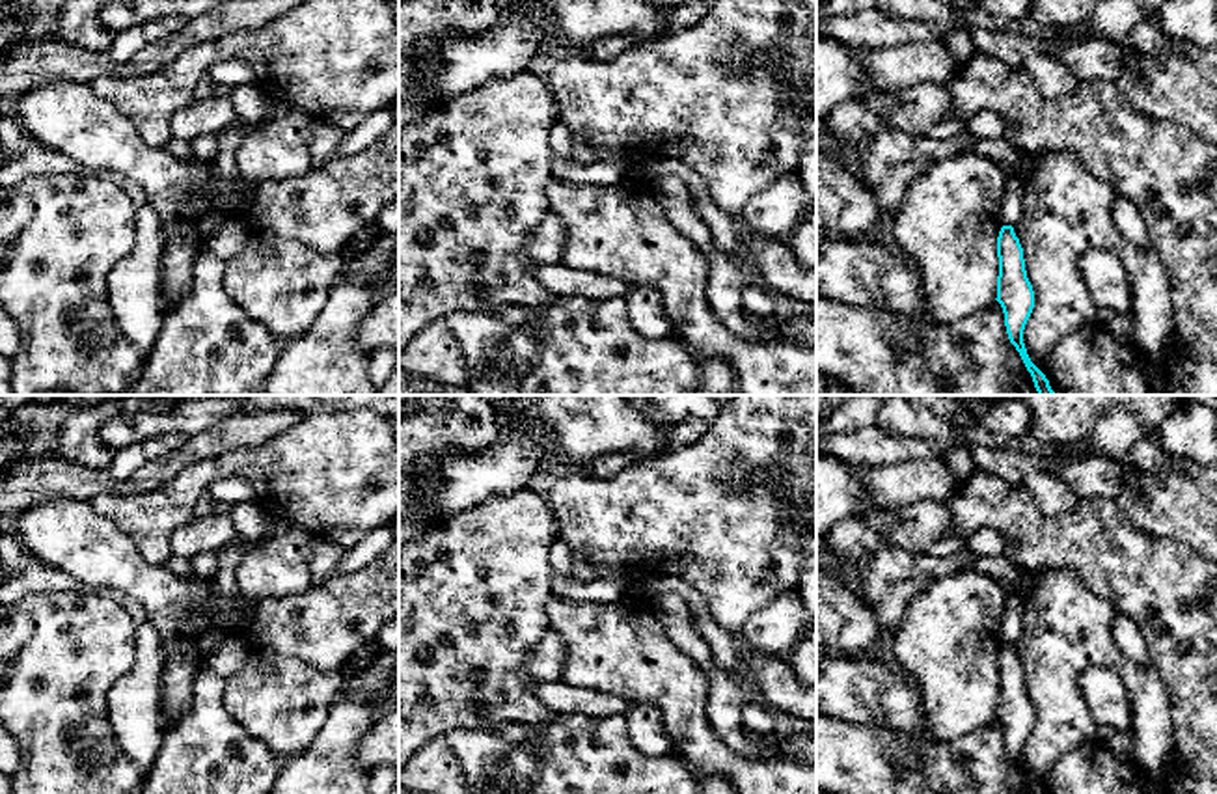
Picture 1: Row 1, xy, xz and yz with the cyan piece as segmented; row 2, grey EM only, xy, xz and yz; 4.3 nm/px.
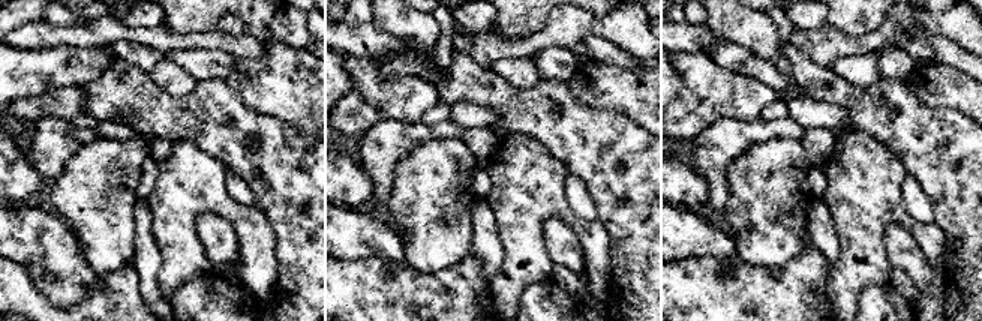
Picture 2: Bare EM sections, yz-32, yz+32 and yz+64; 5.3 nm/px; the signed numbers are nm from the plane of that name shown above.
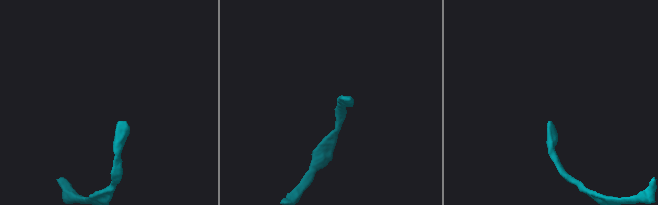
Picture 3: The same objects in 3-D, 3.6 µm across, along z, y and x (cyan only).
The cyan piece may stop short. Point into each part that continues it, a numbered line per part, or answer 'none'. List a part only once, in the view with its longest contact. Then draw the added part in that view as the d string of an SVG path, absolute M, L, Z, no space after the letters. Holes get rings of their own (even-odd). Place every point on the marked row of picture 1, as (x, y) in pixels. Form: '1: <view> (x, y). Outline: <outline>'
none

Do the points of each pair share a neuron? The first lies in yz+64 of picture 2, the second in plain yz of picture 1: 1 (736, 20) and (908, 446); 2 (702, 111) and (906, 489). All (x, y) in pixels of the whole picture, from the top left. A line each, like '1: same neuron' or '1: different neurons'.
1: different neurons
2: different neurons

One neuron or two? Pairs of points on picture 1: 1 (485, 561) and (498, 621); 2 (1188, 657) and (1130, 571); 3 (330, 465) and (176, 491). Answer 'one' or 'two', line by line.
1: one
2: one
3: one

